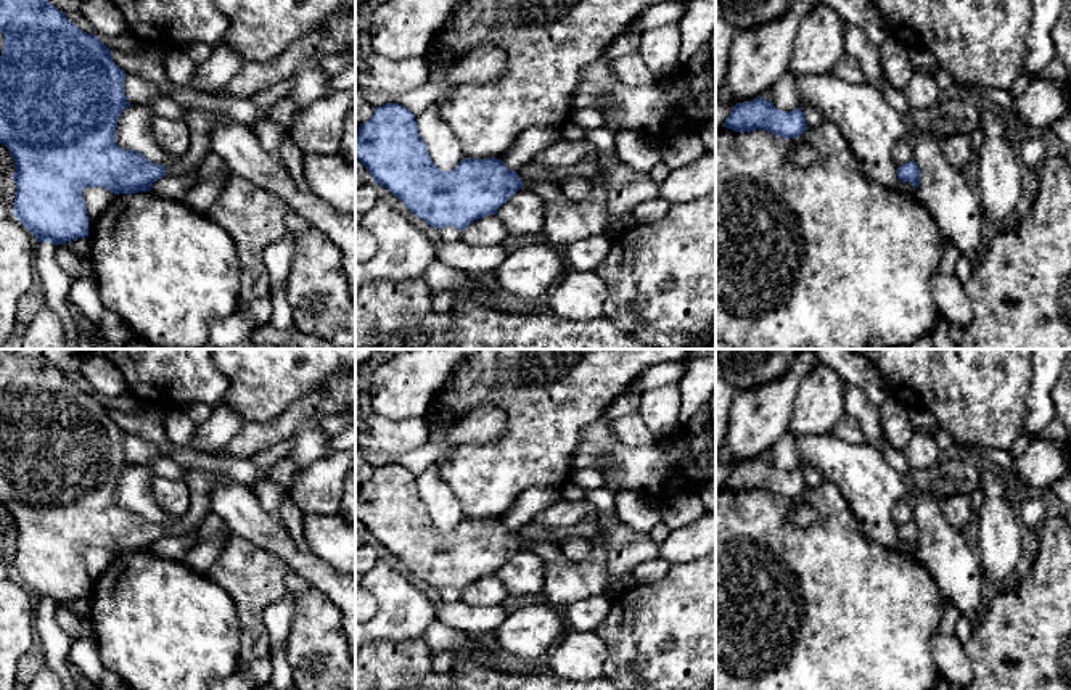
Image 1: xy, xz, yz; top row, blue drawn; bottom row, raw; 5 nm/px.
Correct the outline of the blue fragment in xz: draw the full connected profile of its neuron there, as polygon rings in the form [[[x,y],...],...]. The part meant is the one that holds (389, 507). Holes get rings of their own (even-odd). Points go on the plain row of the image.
[[[386,463],[373,470],[371,478],[360,484],[355,499],[355,516],[370,532],[375,544],[386,547],[405,566],[434,589],[455,587],[463,590],[471,582],[497,569],[518,550],[534,552],[545,568],[542,595],[547,603],[566,608],[579,600],[605,595],[608,590],[606,552],[598,532],[589,540],[590,555],[582,563],[564,557],[556,545],[524,545],[516,531],[508,529],[502,520],[463,518],[455,529],[441,531],[431,520],[421,500],[412,471],[399,463]]]

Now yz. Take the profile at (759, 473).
[[[757,457],[737,463],[724,487],[737,492],[764,489],[778,497],[796,499],[807,489],[807,484],[801,468],[783,471],[775,468],[770,460]]]

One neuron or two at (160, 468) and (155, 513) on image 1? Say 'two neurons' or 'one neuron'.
two neurons

